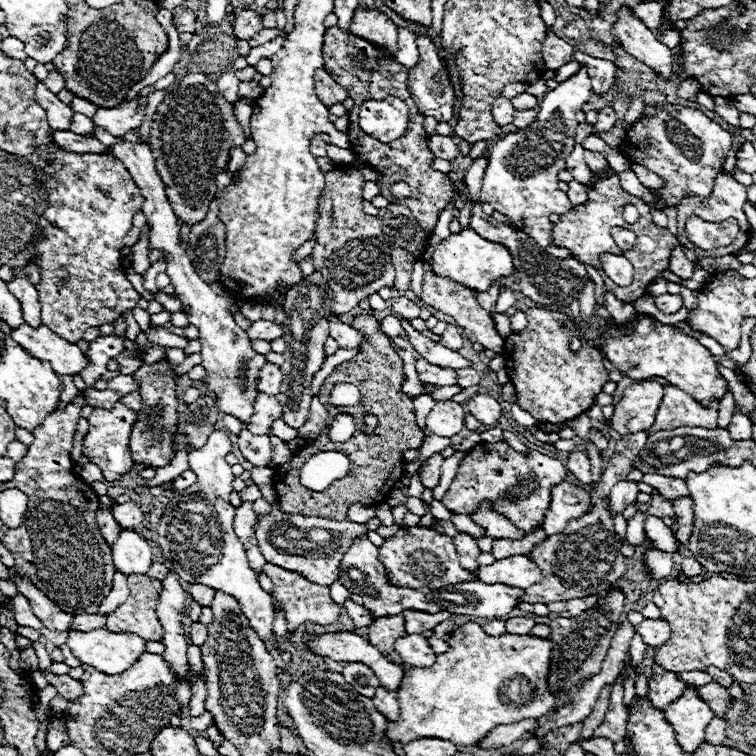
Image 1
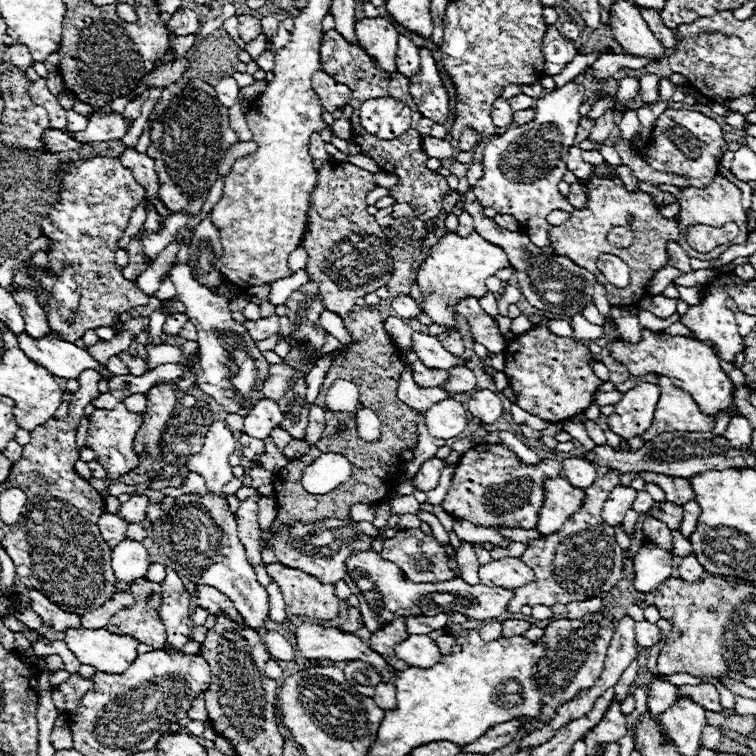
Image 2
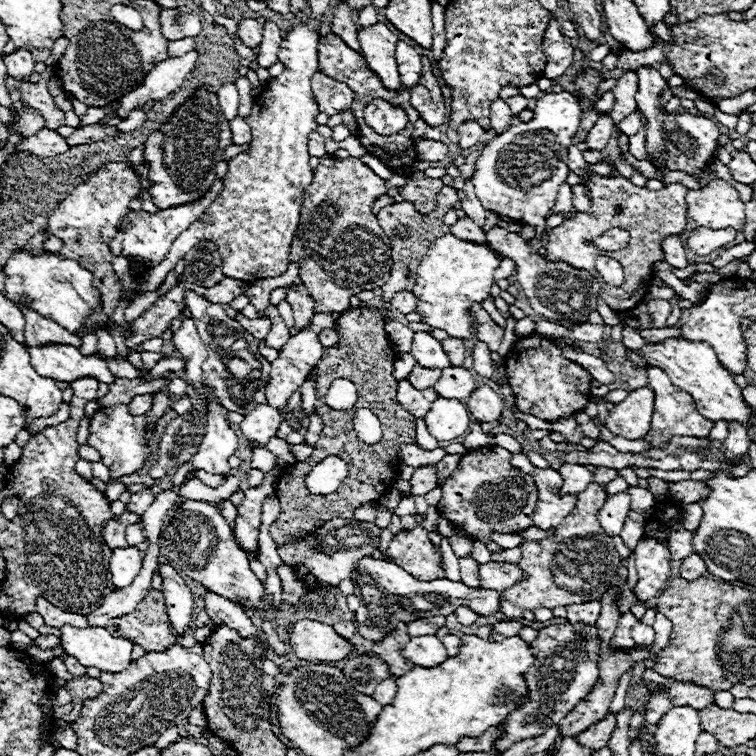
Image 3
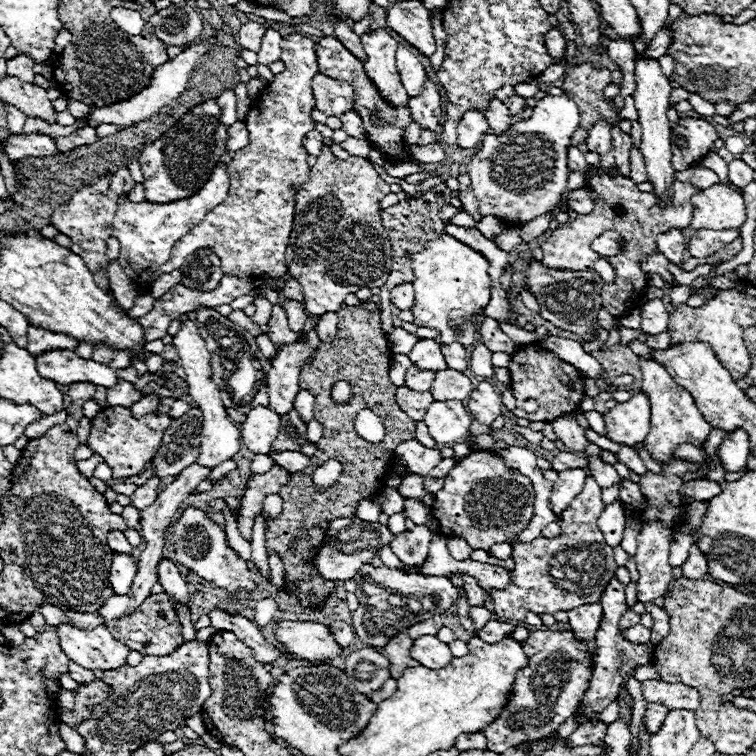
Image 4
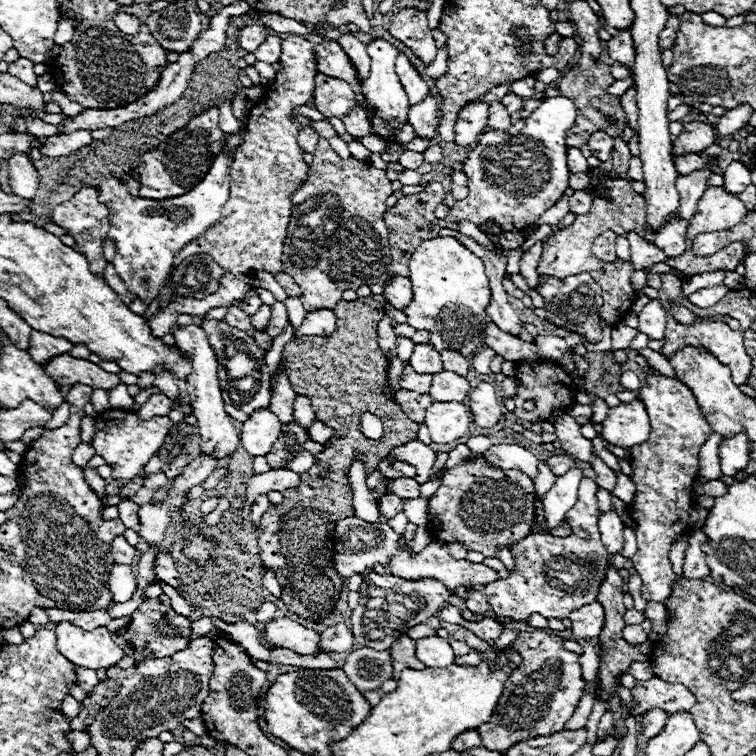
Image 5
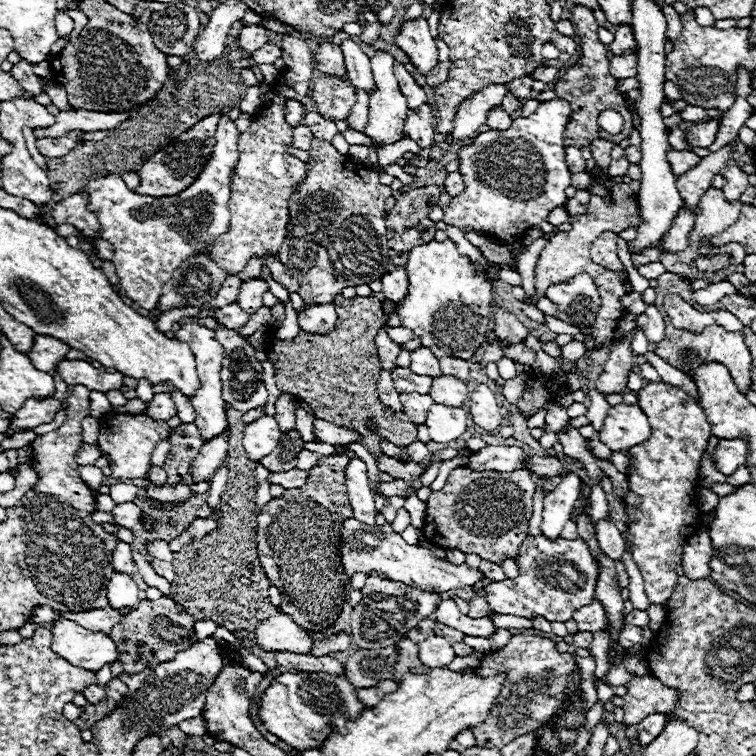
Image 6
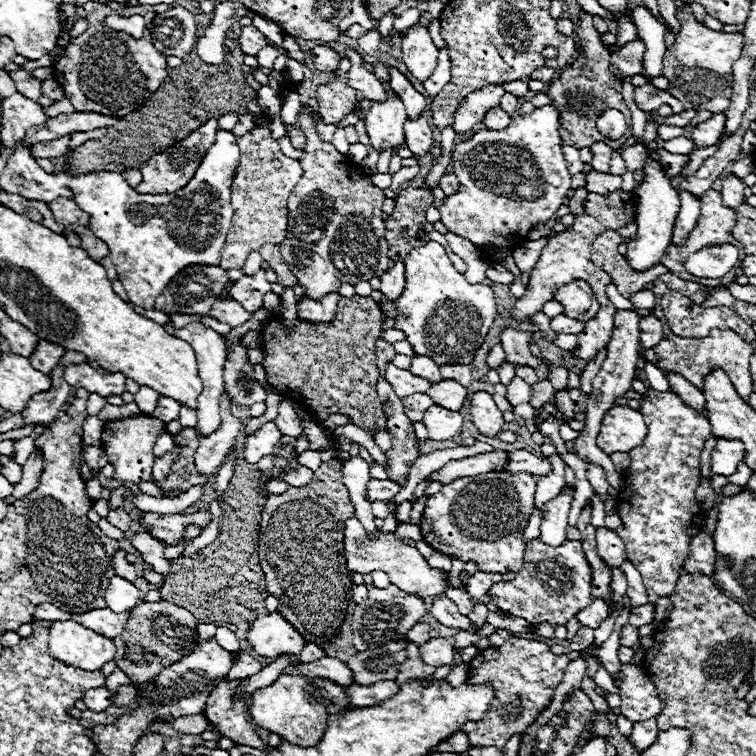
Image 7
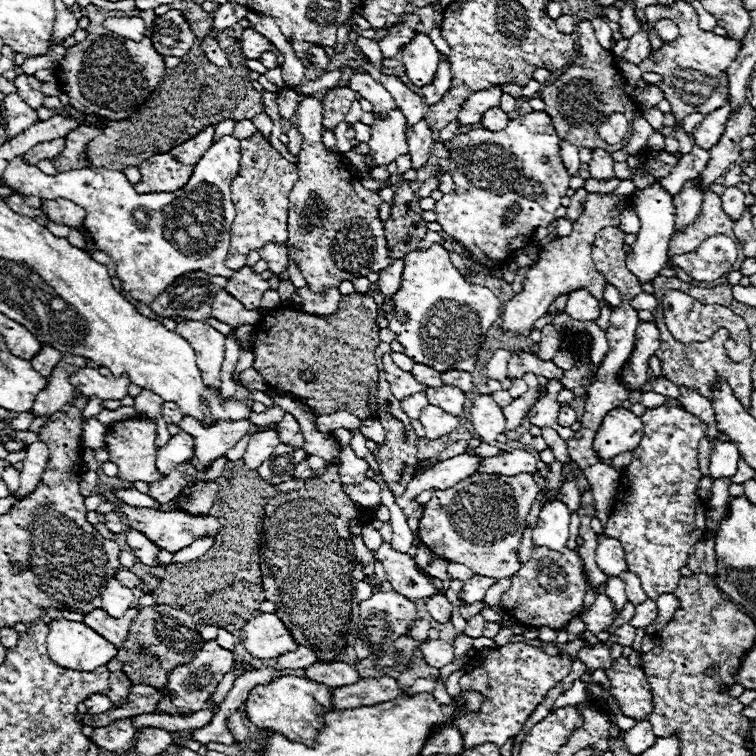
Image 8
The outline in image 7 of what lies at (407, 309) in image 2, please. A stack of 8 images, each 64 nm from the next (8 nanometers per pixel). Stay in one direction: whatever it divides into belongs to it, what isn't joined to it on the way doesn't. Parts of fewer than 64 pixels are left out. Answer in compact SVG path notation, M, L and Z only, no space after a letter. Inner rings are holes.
M396 262L390 270L386 270L386 274L380 276L380 292L388 298L388 300L396 300L400 298L404 286L406 286L406 270L402 262Z

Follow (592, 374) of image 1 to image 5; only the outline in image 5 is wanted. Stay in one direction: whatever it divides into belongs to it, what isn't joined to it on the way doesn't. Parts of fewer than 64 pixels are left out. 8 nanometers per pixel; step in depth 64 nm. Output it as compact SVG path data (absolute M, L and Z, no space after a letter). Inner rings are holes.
M518 360L514 362L516 366L516 384L518 384L518 392L514 396L516 402L516 410L514 414L522 420L530 420L530 422L538 422L538 420L548 420L550 416L554 416L560 410L572 408L576 404L576 394L578 394L578 384L572 378L572 374L568 374L564 370L562 364L554 362L554 360ZM526 400L534 400L536 408L532 412L524 410L524 402Z

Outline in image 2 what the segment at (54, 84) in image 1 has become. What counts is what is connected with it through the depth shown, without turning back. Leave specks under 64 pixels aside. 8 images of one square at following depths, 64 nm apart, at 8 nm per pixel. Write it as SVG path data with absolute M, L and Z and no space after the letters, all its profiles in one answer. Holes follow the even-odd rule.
M58 72L49 73L47 77L47 86L49 91L52 94L56 94L56 96L65 91L64 82L62 78L60 78Z

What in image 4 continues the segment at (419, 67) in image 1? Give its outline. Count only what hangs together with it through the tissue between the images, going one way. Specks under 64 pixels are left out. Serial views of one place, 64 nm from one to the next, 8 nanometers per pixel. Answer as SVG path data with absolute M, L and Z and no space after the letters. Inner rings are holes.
M428 78L424 90L416 98L408 98L408 106L414 122L418 122L424 130L438 130L442 126L442 98L438 86Z

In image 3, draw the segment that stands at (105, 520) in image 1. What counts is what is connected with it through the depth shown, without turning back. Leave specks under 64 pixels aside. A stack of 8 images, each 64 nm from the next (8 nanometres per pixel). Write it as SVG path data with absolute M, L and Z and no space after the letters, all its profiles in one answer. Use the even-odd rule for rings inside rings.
M122 514L122 516L116 516L114 520L108 520L102 528L102 536L104 536L104 542L114 550L118 546L128 546L126 538L124 538L124 532L126 532L126 526L130 524L136 524L140 518L136 514Z

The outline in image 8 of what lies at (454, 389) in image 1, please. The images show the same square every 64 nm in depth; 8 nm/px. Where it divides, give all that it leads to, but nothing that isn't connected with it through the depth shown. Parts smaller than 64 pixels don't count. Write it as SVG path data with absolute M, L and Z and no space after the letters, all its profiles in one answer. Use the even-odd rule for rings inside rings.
M412 394L410 398L404 398L404 400L402 400L402 410L406 410L406 416L414 420L414 418L420 416L422 408L428 406L428 404L430 404L430 402L428 402L426 394Z

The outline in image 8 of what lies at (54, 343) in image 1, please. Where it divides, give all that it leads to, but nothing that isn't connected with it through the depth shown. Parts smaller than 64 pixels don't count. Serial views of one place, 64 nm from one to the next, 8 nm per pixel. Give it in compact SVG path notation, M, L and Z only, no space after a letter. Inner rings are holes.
M80 368L78 372L70 374L70 384L86 394L88 398L90 396L98 396L102 400L122 400L126 394L128 394L128 386L130 386L130 380L122 374L122 376L102 376L96 368Z

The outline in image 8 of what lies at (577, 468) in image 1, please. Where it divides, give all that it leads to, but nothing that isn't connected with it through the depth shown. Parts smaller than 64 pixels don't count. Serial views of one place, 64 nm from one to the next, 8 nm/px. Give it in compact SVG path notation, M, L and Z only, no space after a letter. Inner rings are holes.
M564 502L544 504L534 528L534 544L560 550L568 542L568 524L570 512Z

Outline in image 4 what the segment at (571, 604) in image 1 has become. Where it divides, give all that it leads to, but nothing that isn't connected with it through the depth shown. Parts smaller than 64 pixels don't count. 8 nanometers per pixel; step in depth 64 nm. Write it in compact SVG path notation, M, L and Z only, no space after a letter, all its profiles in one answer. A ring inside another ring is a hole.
M598 602L594 604L582 604L578 608L568 610L568 622L576 634L576 638L582 638L588 642L588 650L594 654L596 644L594 644L594 634L600 626L602 620L602 606Z

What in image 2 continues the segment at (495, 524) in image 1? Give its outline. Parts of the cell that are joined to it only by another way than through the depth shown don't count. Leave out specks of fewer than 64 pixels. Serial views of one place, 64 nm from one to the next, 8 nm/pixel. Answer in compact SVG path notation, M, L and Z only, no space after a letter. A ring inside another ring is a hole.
M496 526L496 530L498 530L504 538L510 538L510 540L514 540L514 542L530 542L530 540L536 540L536 538L542 536L536 528L534 528L534 530L516 530L516 528L508 528L508 526L504 526L504 528Z

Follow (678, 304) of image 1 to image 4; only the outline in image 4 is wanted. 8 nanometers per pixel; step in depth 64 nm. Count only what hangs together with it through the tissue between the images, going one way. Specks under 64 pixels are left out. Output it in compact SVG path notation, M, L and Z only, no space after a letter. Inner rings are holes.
M660 298L648 300L644 304L644 310L642 310L640 330L648 332L648 334L660 334L668 328L668 320L670 320L670 314L668 314L666 304Z

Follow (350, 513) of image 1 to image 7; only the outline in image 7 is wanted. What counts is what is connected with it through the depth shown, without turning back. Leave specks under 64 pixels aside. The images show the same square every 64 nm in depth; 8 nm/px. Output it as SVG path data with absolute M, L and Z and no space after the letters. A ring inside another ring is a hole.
M350 458L344 460L344 486L350 492L352 506L356 508L356 518L360 520L368 536L376 535L378 529L375 526L375 516L370 510L370 500L366 496L368 492L368 482L370 482L370 472L368 464L362 458Z

